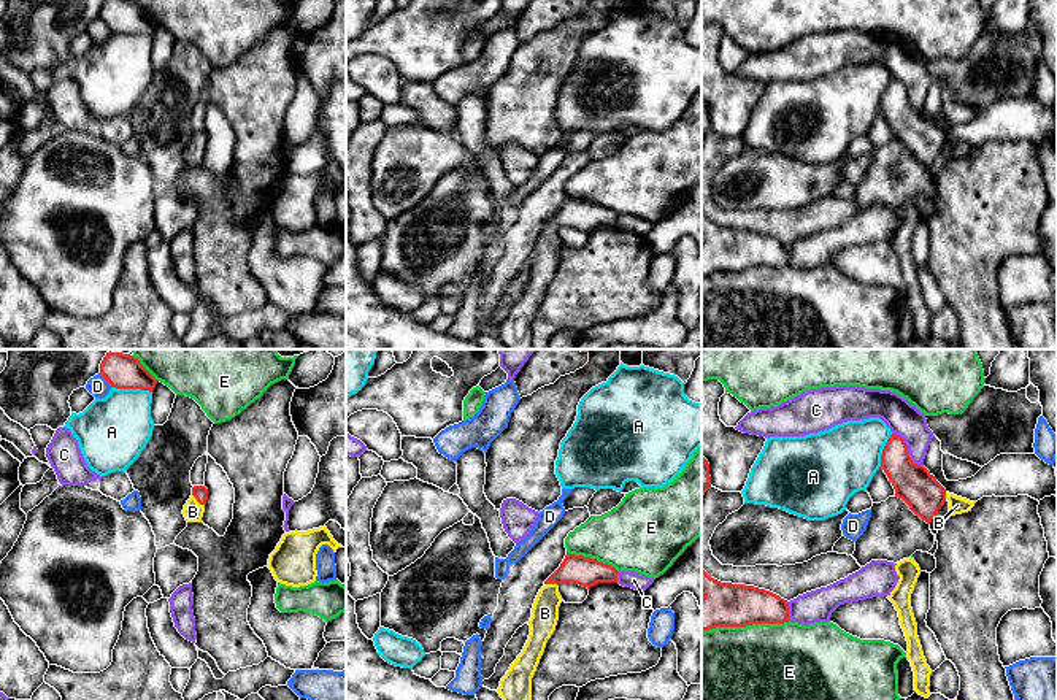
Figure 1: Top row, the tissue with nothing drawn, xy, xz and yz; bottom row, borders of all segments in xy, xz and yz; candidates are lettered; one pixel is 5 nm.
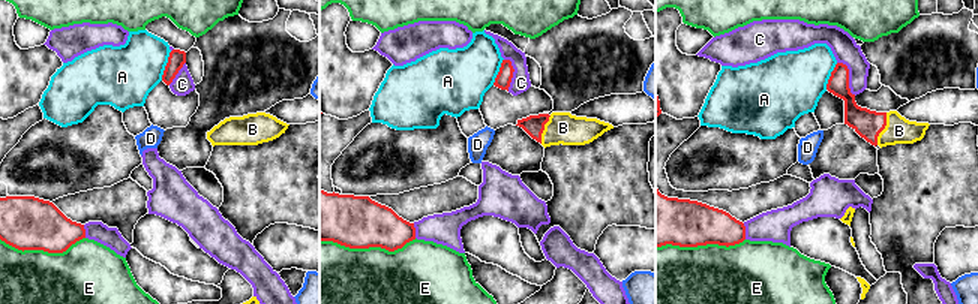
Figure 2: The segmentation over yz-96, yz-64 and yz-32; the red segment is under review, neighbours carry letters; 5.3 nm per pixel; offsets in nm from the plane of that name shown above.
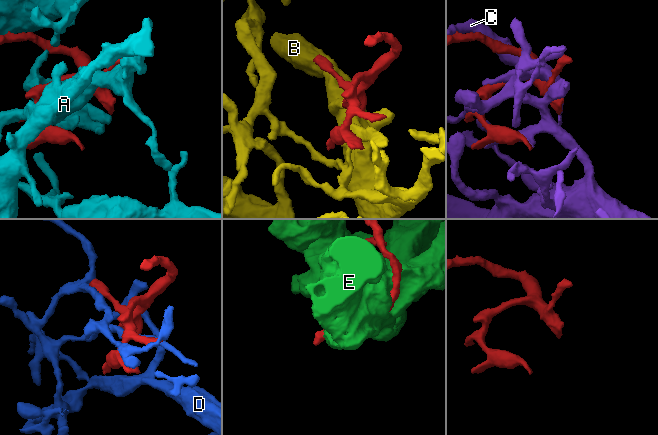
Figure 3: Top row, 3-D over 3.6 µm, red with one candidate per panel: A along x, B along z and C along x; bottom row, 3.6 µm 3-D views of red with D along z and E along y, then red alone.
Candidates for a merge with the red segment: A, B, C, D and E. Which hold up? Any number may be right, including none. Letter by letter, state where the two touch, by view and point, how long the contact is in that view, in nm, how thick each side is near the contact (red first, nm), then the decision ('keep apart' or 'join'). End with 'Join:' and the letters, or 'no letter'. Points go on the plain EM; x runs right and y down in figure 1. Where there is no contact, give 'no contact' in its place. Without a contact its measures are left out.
A: meets red in xy at (132, 32); contact 220 nm long; 180 nm thick on the red side, 360 nm on the other; keep apart
B: meets red in xy at (197, 145); contact 90 nm long; 80 nm thick on the red side, 100 nm on the other; join
C: meets red in yz at (907, 94); contact 240 nm long; 200 nm thick on the red side, 170 nm on the other; keep apart
D: meets red in xy at (105, 23); contact 100 nm long; 180 nm thick on the red side, 100 nm on the other; keep apart
E: meets red in yz at (745, 270); contact 460 nm long; 220 nm thick on the red side, 500 nm on the other; keep apart
Join: B

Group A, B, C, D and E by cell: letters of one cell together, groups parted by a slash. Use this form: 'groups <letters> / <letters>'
groups A / B / C / D / E

